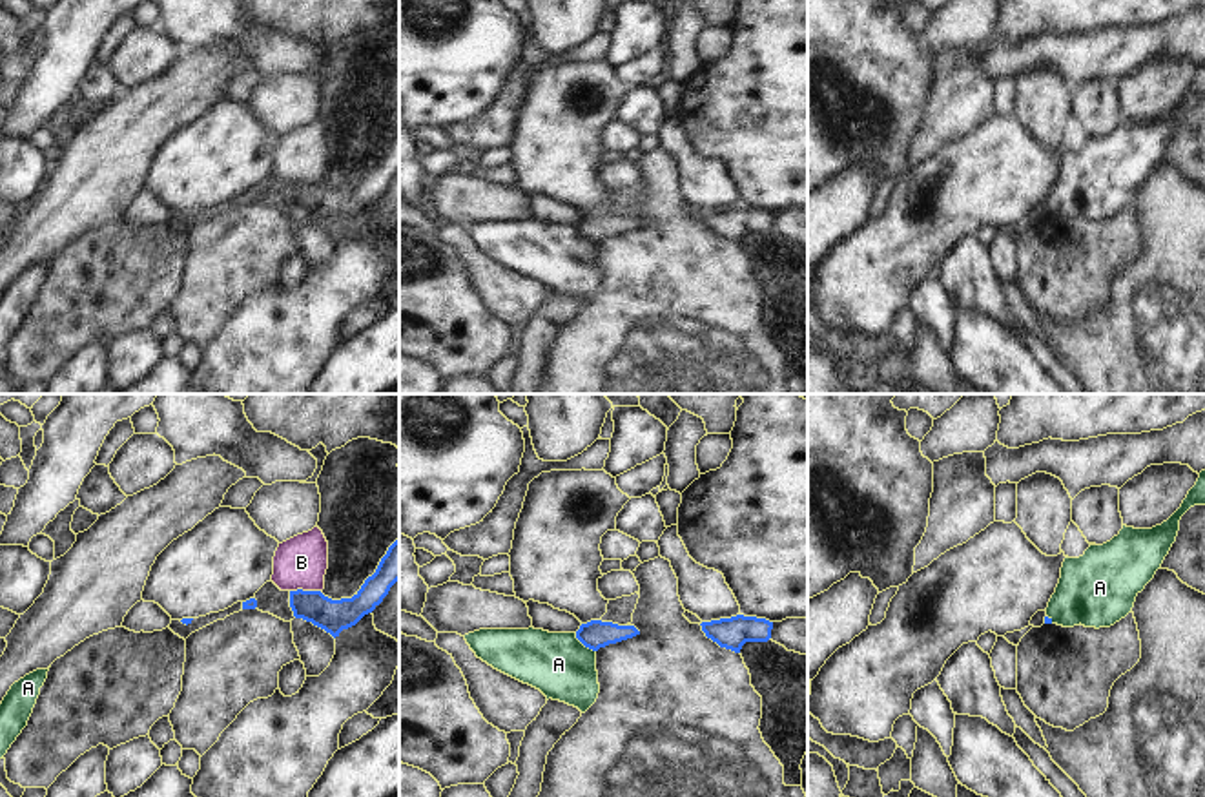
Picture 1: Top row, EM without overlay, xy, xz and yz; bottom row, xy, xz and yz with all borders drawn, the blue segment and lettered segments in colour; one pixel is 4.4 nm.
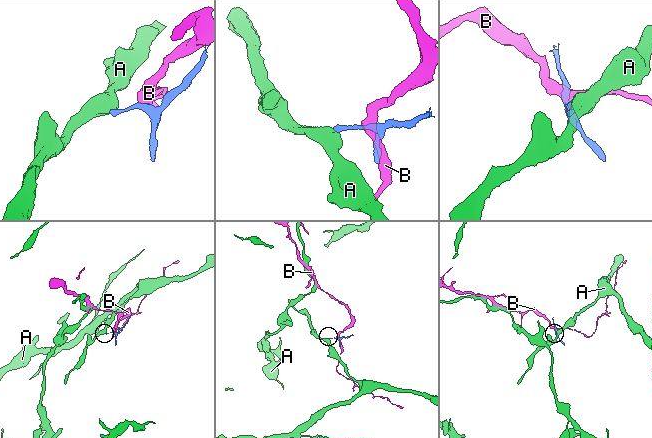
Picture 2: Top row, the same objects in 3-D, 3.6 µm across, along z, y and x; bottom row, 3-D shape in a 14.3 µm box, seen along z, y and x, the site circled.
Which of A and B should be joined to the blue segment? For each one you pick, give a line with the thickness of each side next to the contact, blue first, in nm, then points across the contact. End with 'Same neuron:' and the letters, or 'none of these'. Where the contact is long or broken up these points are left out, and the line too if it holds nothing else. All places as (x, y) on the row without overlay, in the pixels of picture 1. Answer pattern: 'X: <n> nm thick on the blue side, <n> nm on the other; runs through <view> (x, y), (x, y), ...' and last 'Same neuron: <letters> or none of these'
Same neuron: none of these

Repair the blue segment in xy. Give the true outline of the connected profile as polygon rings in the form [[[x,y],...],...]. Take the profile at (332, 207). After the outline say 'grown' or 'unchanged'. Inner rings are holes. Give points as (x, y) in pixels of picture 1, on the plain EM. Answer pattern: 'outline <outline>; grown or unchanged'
outline [[[399,129],[388,139],[376,164],[365,171],[352,190],[332,191],[321,182],[290,182],[290,199],[295,210],[312,213],[334,230],[372,204],[390,179],[399,171]]]; unchanged

